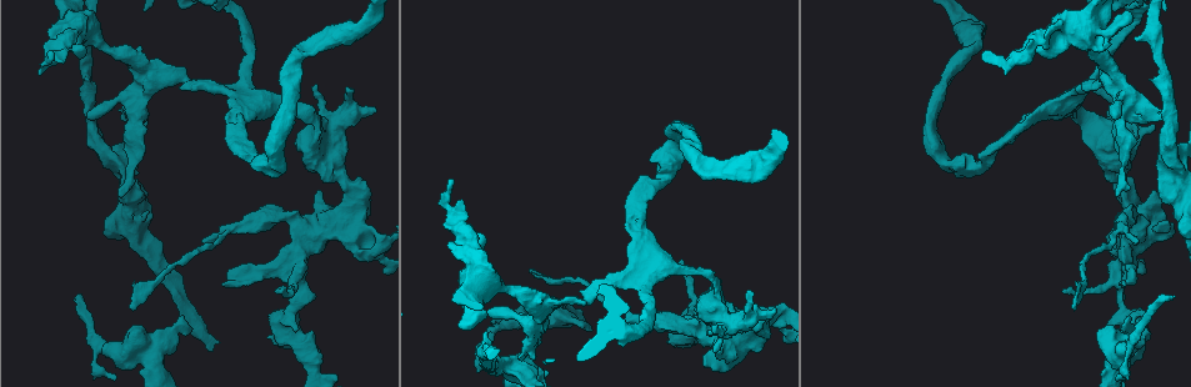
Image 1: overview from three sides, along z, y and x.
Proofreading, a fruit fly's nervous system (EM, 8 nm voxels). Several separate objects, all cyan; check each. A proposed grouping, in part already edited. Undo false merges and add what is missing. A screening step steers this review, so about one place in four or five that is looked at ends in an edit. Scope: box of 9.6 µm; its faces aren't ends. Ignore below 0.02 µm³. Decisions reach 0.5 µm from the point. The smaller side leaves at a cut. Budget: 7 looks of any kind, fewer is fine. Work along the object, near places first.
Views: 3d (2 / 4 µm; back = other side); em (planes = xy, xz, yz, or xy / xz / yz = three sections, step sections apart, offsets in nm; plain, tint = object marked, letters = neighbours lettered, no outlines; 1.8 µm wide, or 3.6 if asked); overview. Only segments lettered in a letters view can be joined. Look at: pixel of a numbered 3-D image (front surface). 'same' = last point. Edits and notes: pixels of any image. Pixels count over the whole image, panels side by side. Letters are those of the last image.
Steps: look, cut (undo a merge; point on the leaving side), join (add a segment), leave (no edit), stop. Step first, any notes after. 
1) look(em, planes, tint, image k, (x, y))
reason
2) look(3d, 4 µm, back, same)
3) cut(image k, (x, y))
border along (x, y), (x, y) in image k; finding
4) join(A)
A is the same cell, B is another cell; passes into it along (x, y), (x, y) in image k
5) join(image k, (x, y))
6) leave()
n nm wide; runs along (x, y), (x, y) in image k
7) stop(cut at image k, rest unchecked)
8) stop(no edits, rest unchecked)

look(em, planes, letters, image 1, (1162, 195))
free end

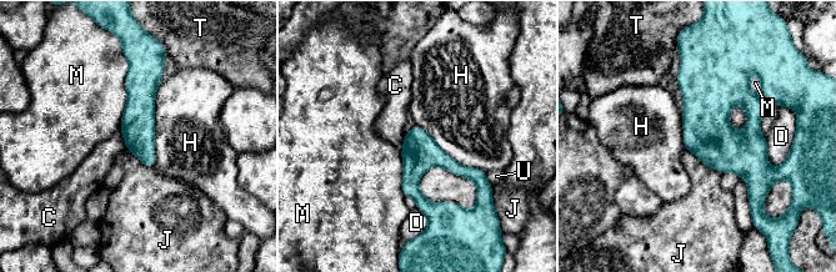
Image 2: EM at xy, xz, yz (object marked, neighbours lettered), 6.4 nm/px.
leave()
C, D, H, J, M, T and U are other cells; runs along (691, 65), (751, 191) in image 2; none of them fits

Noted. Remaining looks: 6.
look(em, 3.6 µm, yz, step 8, tint, image 1, (779, 315))
sharp bend

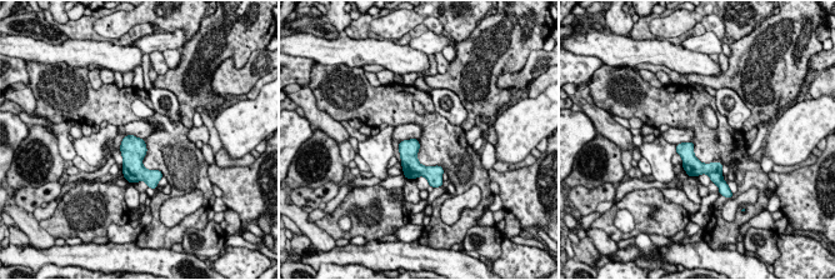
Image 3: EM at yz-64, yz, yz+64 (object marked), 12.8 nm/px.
look(em, 3.6 µm, planes, letters, same)
cut it another way

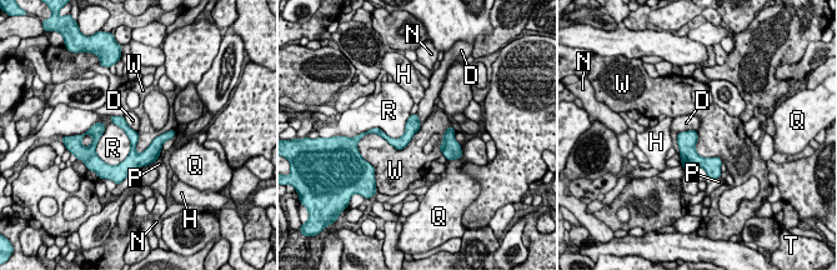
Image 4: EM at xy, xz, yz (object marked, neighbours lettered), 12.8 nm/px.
leave()
130 nm wide; D, H, N, P, Q, R, T and W are other cells; border along (174, 129), (135, 151) in image 4; one neuron here

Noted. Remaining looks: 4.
look(em, planes, letters, image 1, (1153, 192))
free end

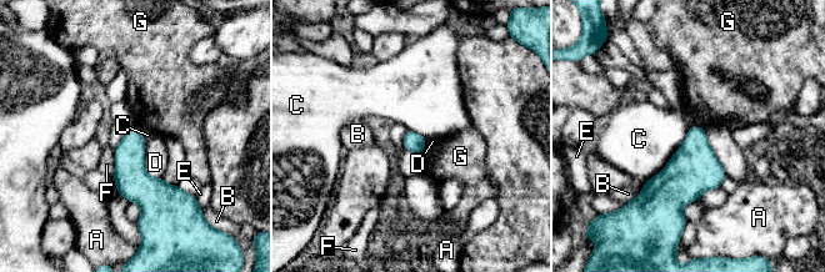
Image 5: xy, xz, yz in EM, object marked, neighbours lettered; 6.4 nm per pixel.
leave()
C touches over 460 nm; A, B, C, D, E, F and G are other cells; border along (690, 127), (668, 164), (645, 180) in image 5; no lettered segment goes on from it

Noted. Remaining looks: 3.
stop(no edits, rest unchecked)

